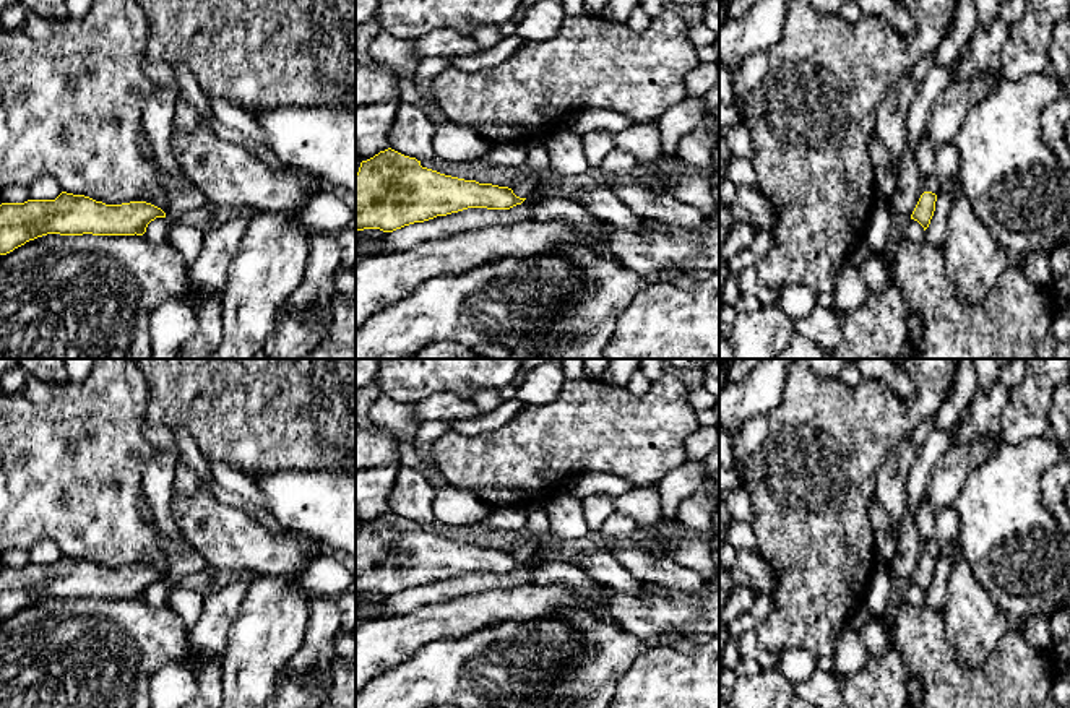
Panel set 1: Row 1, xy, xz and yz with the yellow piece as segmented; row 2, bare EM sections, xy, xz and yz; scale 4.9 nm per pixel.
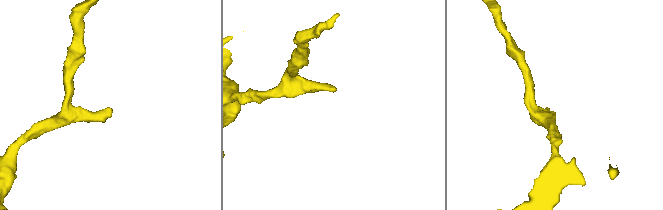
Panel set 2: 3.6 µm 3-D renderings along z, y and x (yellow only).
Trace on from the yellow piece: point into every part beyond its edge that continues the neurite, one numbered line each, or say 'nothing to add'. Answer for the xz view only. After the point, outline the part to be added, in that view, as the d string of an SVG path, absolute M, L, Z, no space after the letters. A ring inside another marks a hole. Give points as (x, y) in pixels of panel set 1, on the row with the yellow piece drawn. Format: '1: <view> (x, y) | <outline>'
nothing to add

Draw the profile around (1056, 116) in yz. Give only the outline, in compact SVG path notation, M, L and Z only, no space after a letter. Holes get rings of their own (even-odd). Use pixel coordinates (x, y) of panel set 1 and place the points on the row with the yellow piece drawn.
M1062 86L1059 97L1047 104L1041 115L1044 141L1070 171L1070 146L1067 143L1067 127L1070 123L1070 99Z

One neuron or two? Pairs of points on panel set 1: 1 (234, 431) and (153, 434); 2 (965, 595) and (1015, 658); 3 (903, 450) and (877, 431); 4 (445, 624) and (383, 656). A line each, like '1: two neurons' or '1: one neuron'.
1: two neurons
2: two neurons
3: two neurons
4: one neuron

